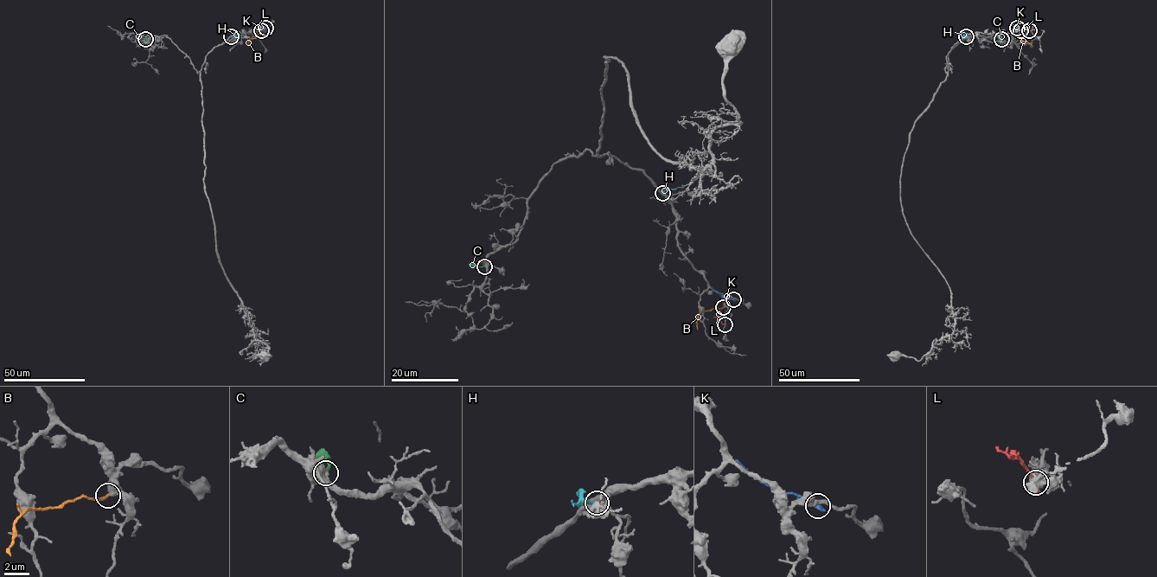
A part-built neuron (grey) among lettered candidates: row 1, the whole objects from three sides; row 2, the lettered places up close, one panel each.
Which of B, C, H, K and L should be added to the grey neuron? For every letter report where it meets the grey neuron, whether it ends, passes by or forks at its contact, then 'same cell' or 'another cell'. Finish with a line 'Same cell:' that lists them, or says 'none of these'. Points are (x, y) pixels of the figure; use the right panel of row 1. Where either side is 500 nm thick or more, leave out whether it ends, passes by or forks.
B: meets grey at (1020, 30); it ends there; same cell
C: meets grey at (1001, 39); another cell
H: meets grey at (966, 36); it ends there; another cell
K: meets grey at (1017, 28); it ends there; another cell
L: meets grey at (1029, 30); it ends there; another cell
Same cell: B

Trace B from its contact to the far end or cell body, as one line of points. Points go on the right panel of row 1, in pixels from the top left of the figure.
B: (1020, 30), (1023, 41), (1032, 46)

